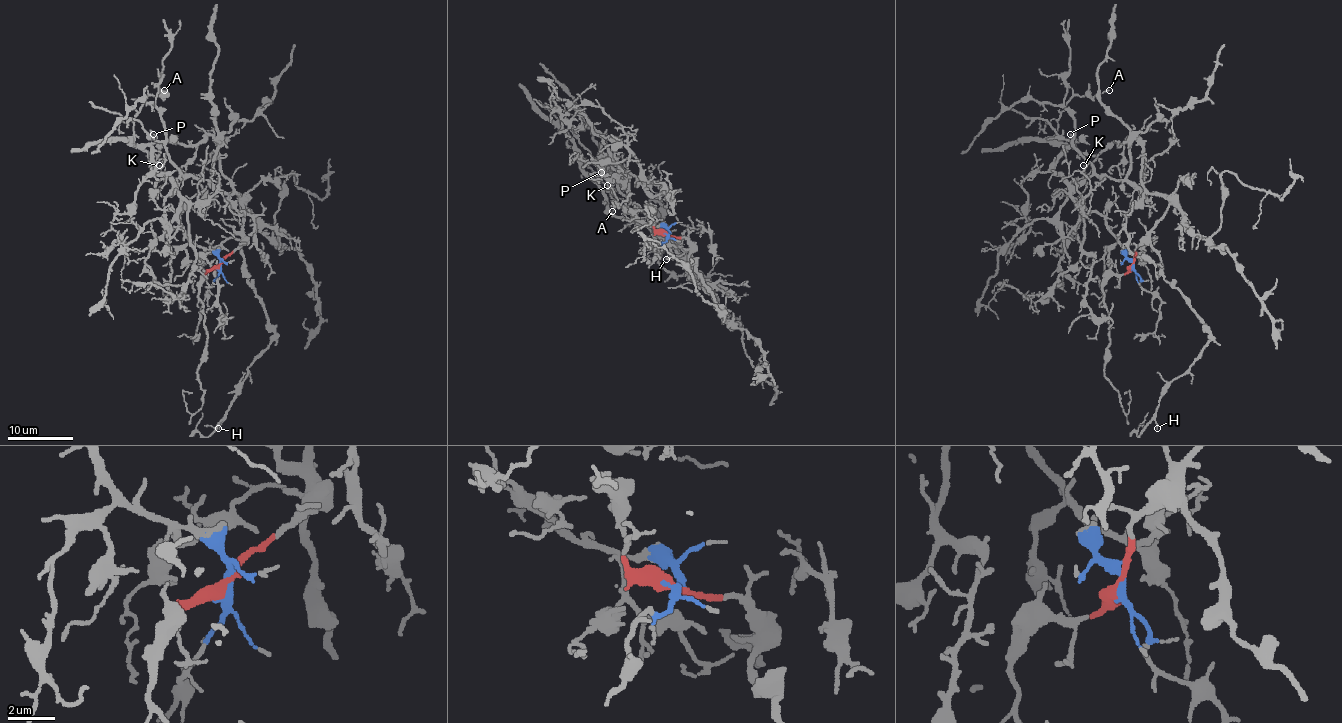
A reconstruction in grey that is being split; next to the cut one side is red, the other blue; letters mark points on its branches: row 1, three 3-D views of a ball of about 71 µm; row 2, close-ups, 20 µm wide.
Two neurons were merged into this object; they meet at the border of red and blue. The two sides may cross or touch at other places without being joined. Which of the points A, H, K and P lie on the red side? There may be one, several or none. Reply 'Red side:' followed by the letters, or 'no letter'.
Red side: H

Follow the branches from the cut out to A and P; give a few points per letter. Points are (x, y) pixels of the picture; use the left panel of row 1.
A: (219, 266), (182, 227), (177, 186), (133, 139), (134, 114), (164, 90)
P: (219, 266), (221, 259), (193, 243), (182, 227), (177, 186), (154, 171), (152, 144), (157, 137), (152, 134)

